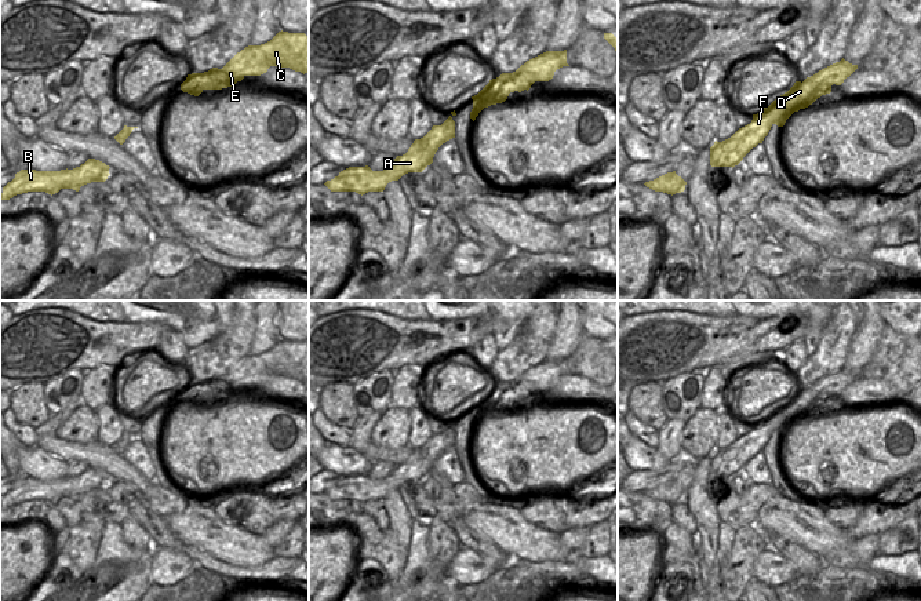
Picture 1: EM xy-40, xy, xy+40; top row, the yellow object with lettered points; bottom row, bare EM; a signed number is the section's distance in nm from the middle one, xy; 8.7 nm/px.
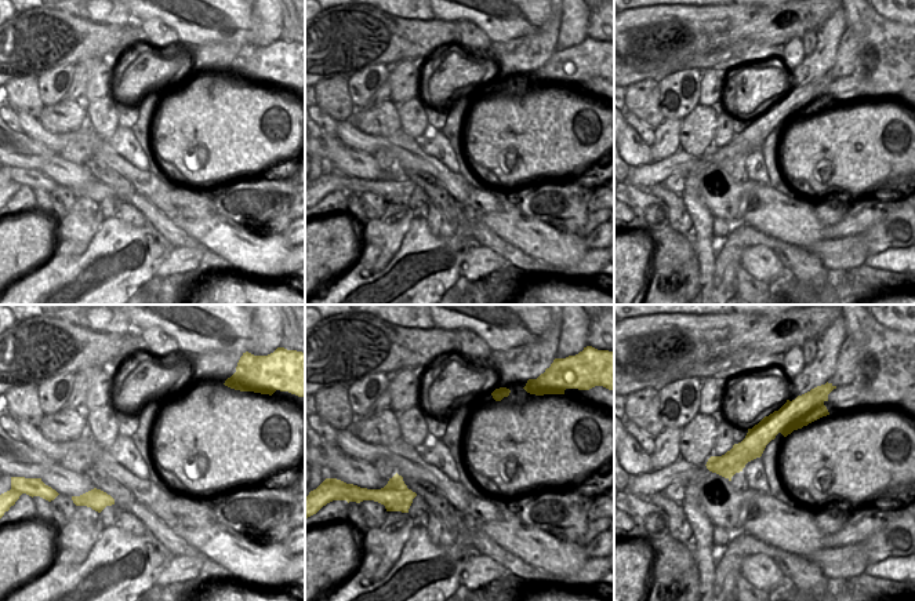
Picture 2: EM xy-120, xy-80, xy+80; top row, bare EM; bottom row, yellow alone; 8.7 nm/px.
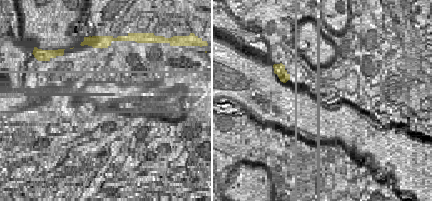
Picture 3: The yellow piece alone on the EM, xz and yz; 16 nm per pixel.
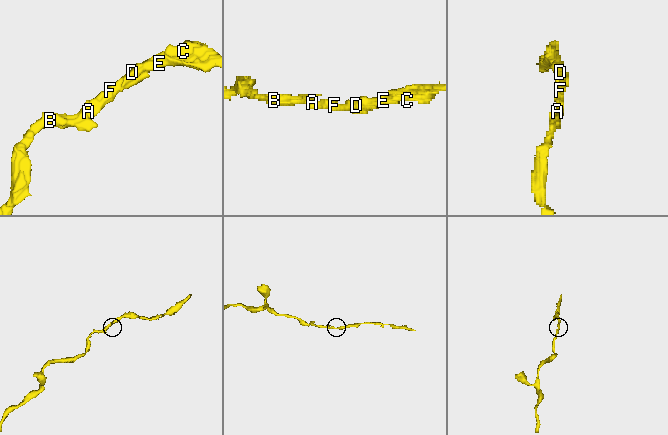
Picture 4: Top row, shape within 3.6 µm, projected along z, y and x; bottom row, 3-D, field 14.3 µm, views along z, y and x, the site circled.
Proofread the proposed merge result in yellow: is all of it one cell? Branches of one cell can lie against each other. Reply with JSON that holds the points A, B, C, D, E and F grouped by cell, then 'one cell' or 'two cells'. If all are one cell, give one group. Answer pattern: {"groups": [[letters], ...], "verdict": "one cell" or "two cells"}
{"groups": [["A", "B", "C", "D", "E", "F"]], "verdict": "one cell"}

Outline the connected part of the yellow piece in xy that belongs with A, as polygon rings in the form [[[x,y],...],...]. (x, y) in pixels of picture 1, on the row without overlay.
[[[455,419],[441,434],[433,434],[423,447],[415,448],[408,460],[397,465],[386,478],[372,480],[368,474],[349,476],[324,493],[331,500],[356,500],[363,505],[368,500],[383,500],[389,491],[398,489],[408,481],[422,481],[433,471],[438,456],[455,447],[454,425]]]

